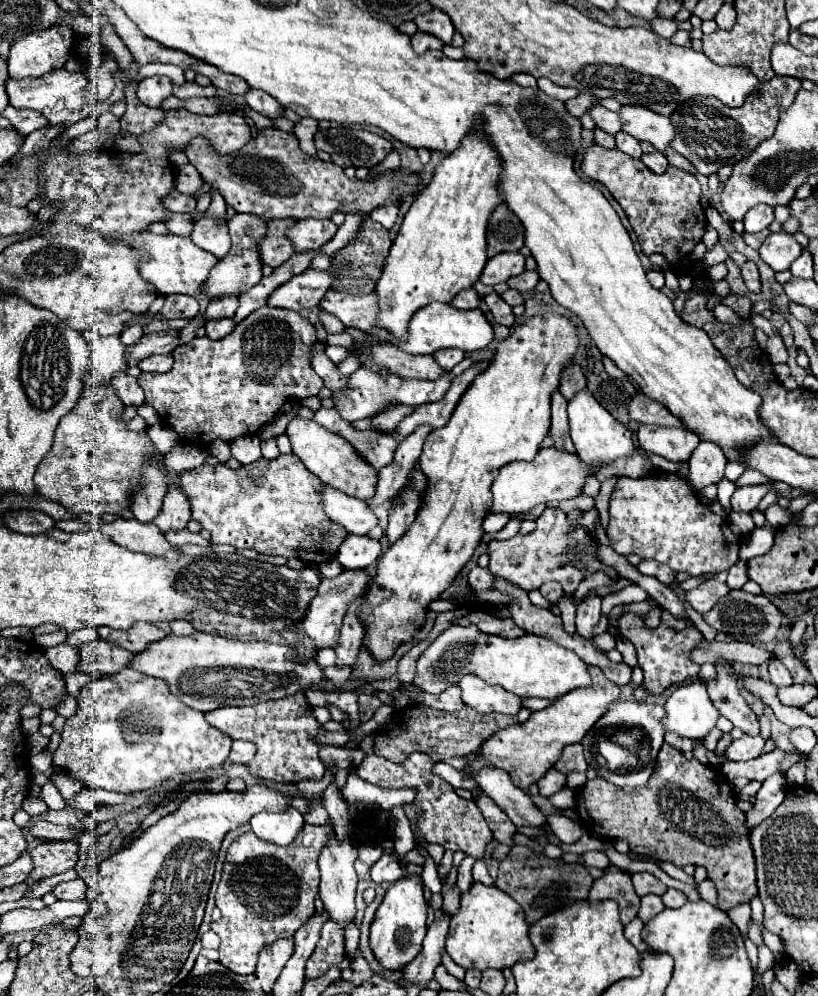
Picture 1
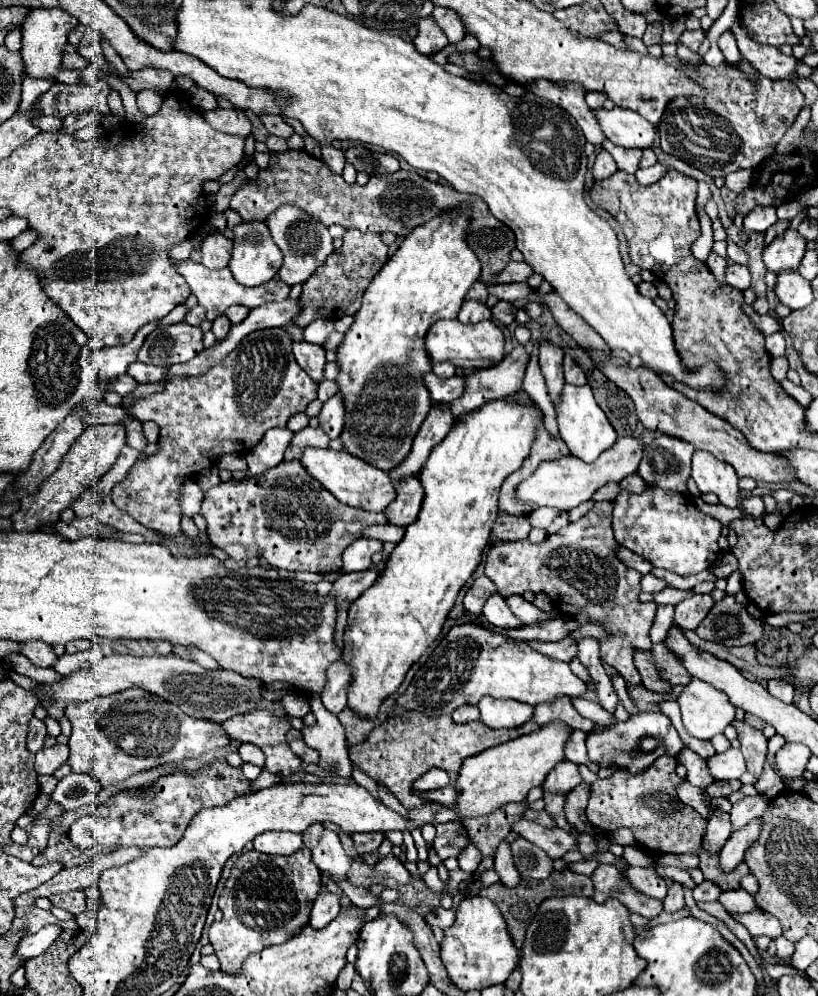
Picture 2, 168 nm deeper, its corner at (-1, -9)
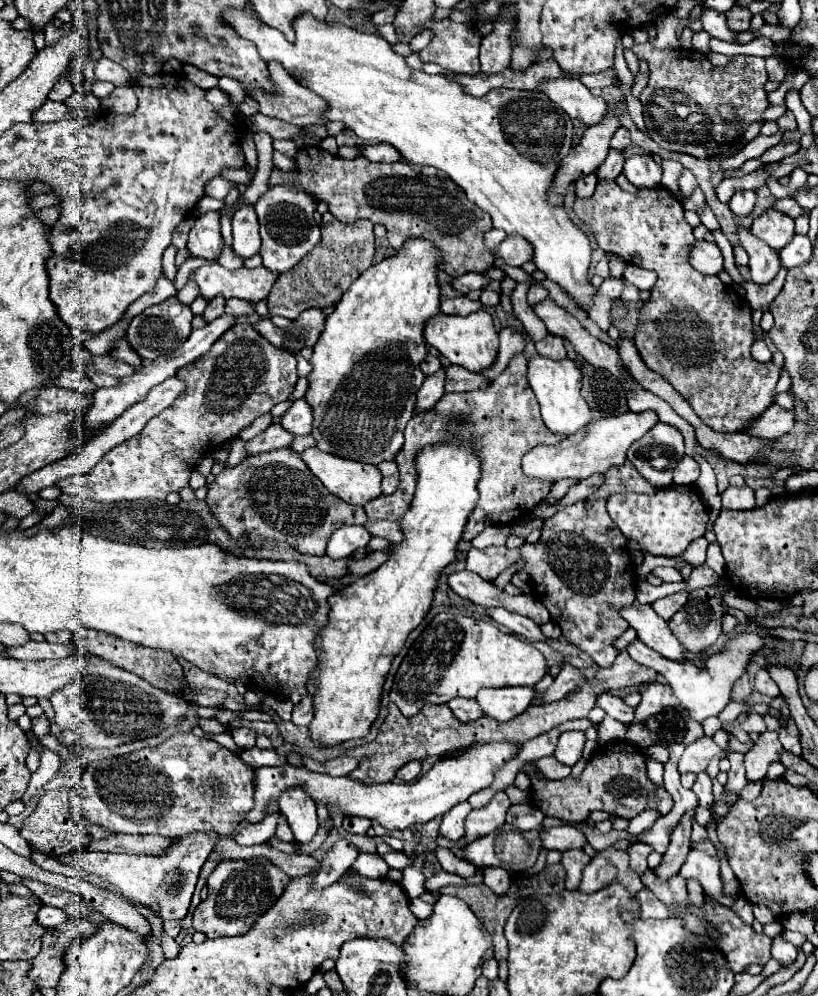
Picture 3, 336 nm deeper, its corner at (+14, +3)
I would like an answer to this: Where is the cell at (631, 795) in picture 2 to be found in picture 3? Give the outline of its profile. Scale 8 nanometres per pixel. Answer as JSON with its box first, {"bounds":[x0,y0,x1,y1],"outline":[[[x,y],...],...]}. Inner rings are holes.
{"bounds":[521,741,673,821],"outline":[[[629,741],[599,747],[579,777],[549,781],[537,773],[533,763],[527,763],[521,771],[531,779],[531,803],[535,803],[537,809],[557,809],[543,813],[559,819],[569,817],[567,809],[563,811],[563,807],[577,807],[573,815],[579,819],[573,821],[585,821],[591,811],[607,811],[615,817],[633,819],[643,809],[657,809],[661,815],[667,815],[673,807],[671,795],[663,787],[653,785],[653,781],[649,781],[643,755],[637,747],[629,745]]]}

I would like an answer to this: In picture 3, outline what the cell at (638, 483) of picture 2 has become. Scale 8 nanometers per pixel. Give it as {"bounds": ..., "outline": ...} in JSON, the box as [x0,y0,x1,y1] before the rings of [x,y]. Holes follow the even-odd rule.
{"bounds":[467,461,657,667],"outline":[[[625,461],[621,467],[613,467],[607,471],[605,483],[591,495],[591,501],[579,501],[575,505],[569,505],[561,511],[557,511],[551,519],[547,519],[541,527],[541,537],[535,545],[523,543],[519,549],[507,549],[507,547],[487,547],[487,549],[471,549],[467,555],[467,569],[479,573],[483,579],[491,581],[497,579],[501,571],[505,571],[509,565],[513,565],[519,557],[525,559],[525,573],[529,573],[535,581],[535,587],[539,589],[539,595],[547,595],[547,611],[551,613],[551,619],[561,627],[563,637],[589,653],[591,659],[599,667],[613,665],[617,657],[617,649],[613,647],[613,641],[627,631],[627,621],[619,615],[619,611],[635,601],[635,579],[631,569],[631,555],[627,553],[625,535],[615,529],[611,517],[605,511],[605,501],[613,493],[655,493],[657,487],[651,487],[639,471],[633,467],[631,461]]]}

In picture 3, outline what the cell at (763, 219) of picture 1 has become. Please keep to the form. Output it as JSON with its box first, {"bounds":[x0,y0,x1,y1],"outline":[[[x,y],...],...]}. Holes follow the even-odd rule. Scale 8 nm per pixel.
{"bounds":[729,191,755,215],"outline":[[[735,191],[729,201],[729,207],[735,215],[749,215],[753,211],[753,205],[755,205],[753,191]]]}

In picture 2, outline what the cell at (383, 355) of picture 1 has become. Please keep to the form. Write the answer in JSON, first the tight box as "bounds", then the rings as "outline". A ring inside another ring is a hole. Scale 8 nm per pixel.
{"bounds":[424,371,464,403],"outline":[[[428,371],[428,373],[424,373],[424,385],[436,403],[450,403],[462,395],[464,377],[454,375],[450,379],[440,379],[440,377],[436,377],[436,373]]]}

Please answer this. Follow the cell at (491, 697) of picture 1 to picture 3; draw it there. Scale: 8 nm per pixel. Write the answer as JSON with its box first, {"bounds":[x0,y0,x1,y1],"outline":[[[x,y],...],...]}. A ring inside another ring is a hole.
{"bounds":[477,687,533,721],"outline":[[[503,687],[503,689],[481,689],[477,695],[477,703],[485,711],[487,717],[497,721],[509,721],[521,715],[527,705],[533,701],[533,687]]]}

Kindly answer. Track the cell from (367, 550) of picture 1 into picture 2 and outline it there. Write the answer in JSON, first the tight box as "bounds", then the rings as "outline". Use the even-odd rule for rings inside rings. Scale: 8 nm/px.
{"bounds":[342,539,382,573],"outline":[[[358,539],[352,545],[348,545],[348,549],[342,555],[344,567],[342,571],[346,573],[354,573],[354,571],[364,571],[372,565],[372,555],[378,553],[382,549],[382,543],[376,539]]]}

